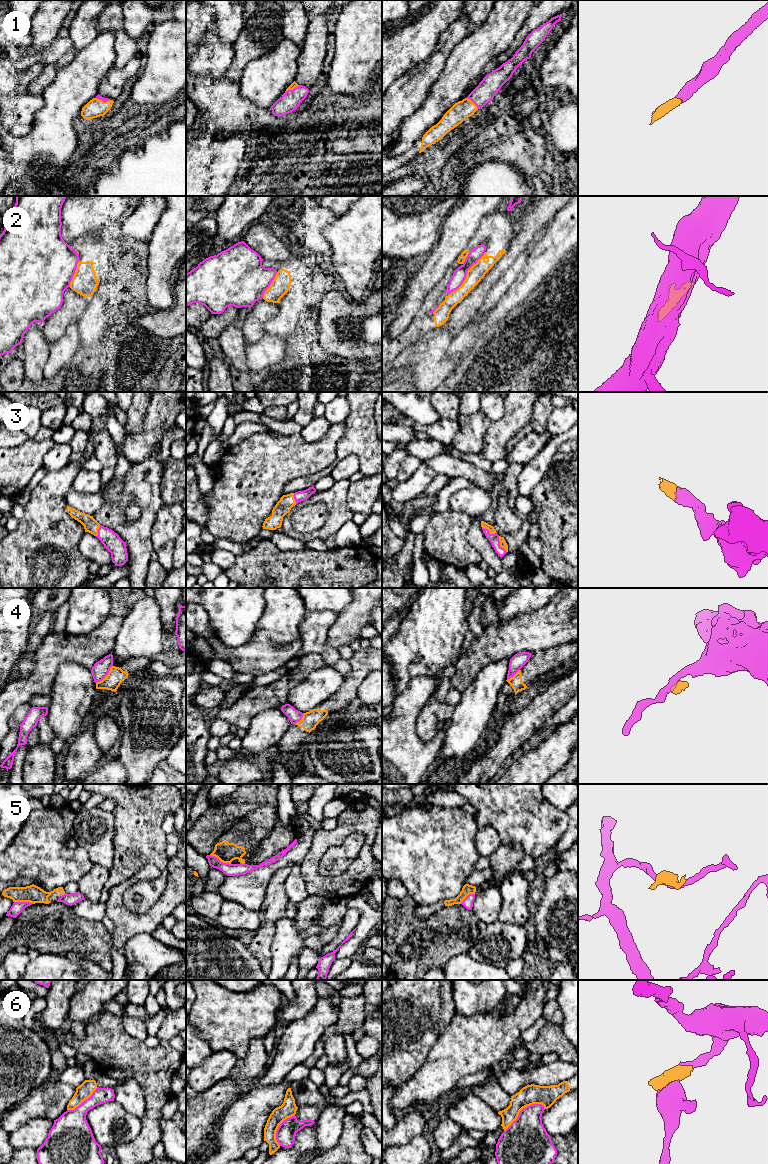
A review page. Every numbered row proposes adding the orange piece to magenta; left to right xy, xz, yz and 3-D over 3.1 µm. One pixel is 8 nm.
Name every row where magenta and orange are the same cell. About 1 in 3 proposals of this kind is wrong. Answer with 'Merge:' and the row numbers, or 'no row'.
Merge: 1, 3

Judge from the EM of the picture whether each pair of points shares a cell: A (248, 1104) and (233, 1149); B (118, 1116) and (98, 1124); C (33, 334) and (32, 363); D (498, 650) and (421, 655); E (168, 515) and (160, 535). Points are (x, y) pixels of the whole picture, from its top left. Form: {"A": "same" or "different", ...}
{"A": "same", "B": "same", "C": "same", "D": "different", "E": "same"}

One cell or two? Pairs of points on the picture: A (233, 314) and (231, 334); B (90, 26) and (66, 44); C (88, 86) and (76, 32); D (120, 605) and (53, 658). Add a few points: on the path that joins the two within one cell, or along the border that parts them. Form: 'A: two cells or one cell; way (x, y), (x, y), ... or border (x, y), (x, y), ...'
A: two cells; border (239, 323), (228, 325), (218, 338)
B: two cells; border (68, 36), (72, 42), (73, 49)
C: two cells; border (98, 34), (75, 52)
D: one cell; way (111, 624), (86, 649), (72, 649)

